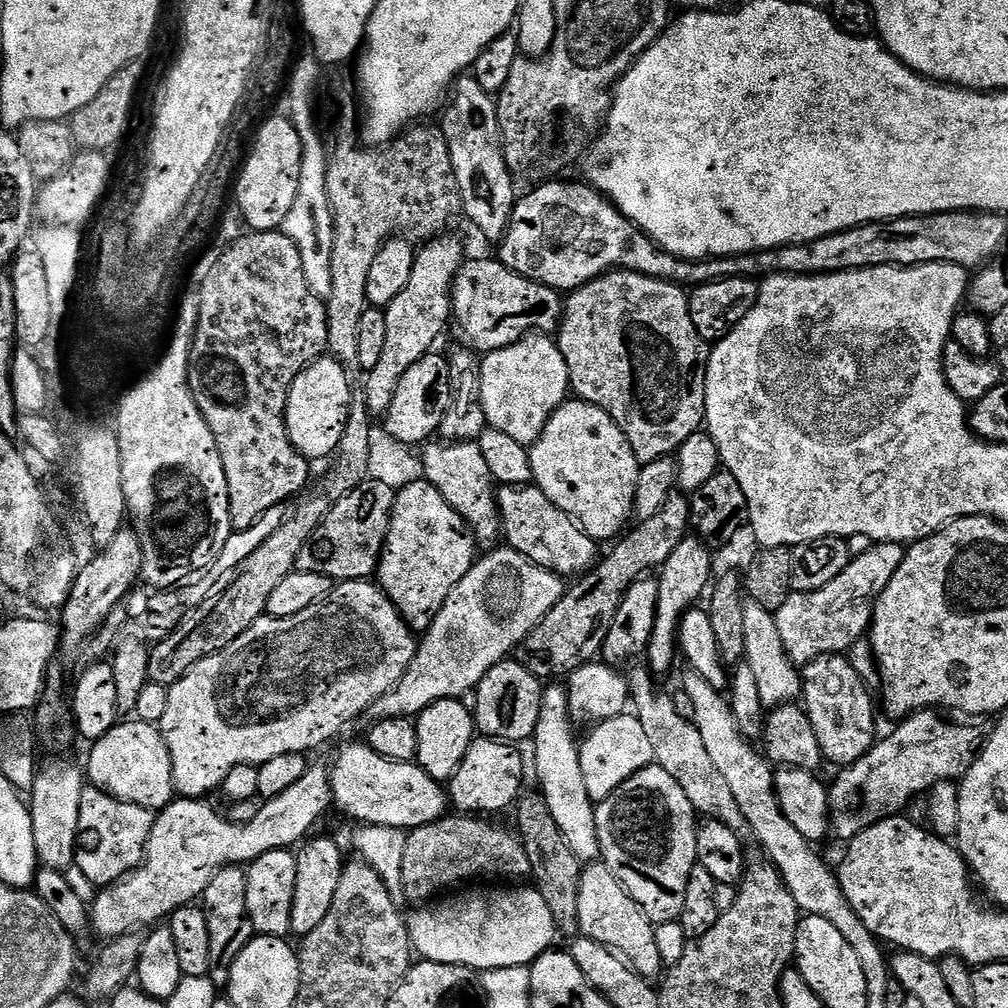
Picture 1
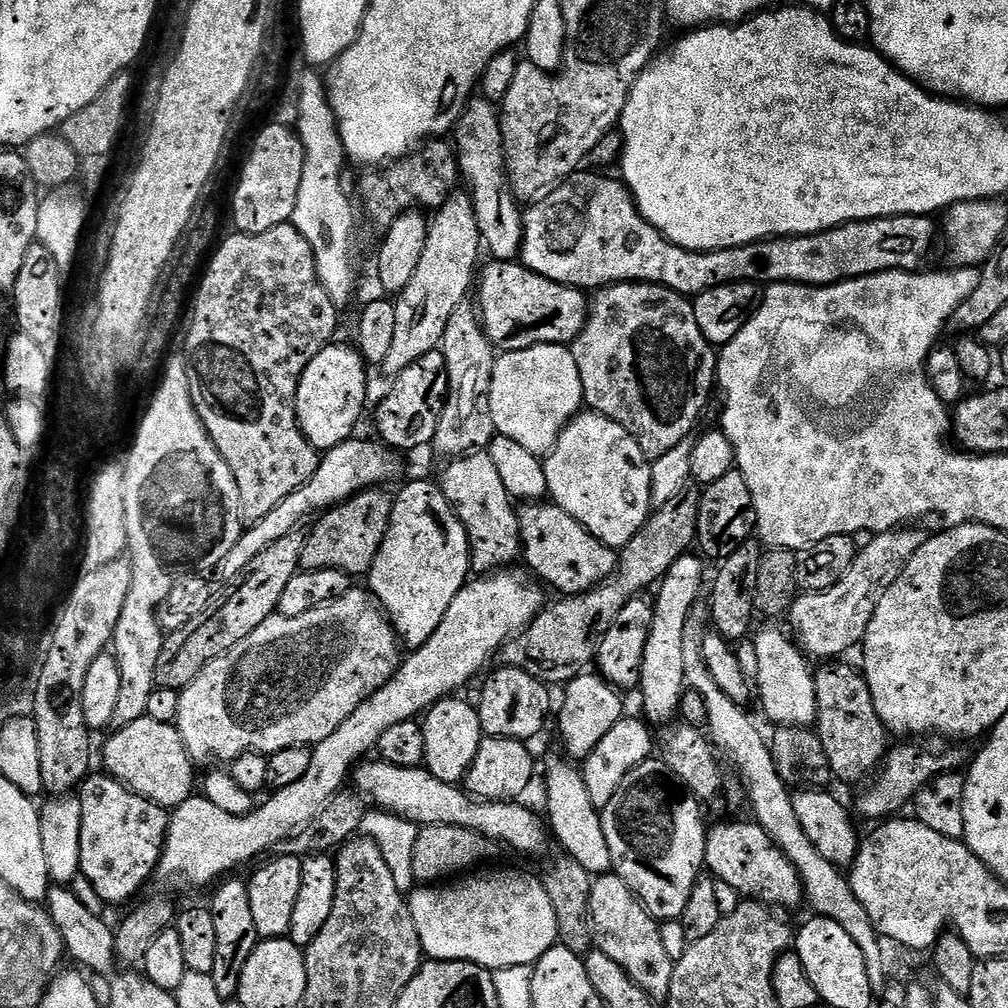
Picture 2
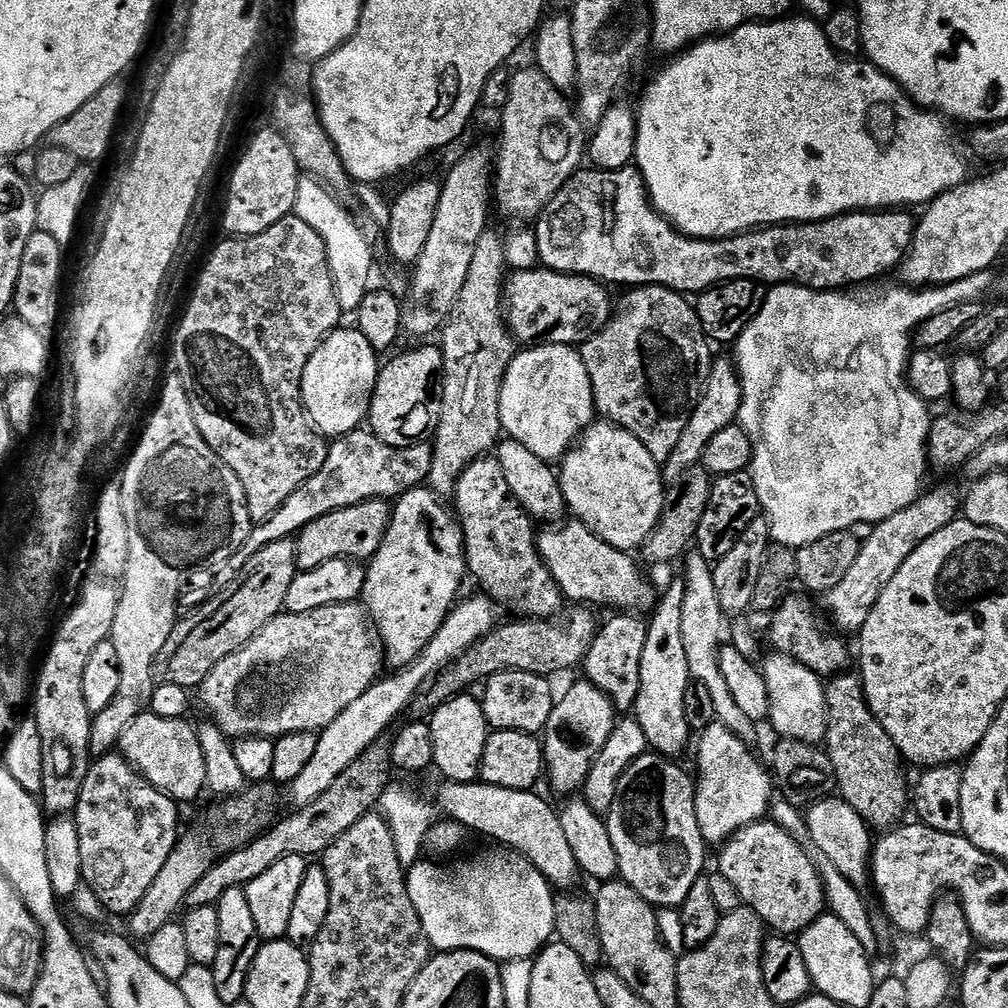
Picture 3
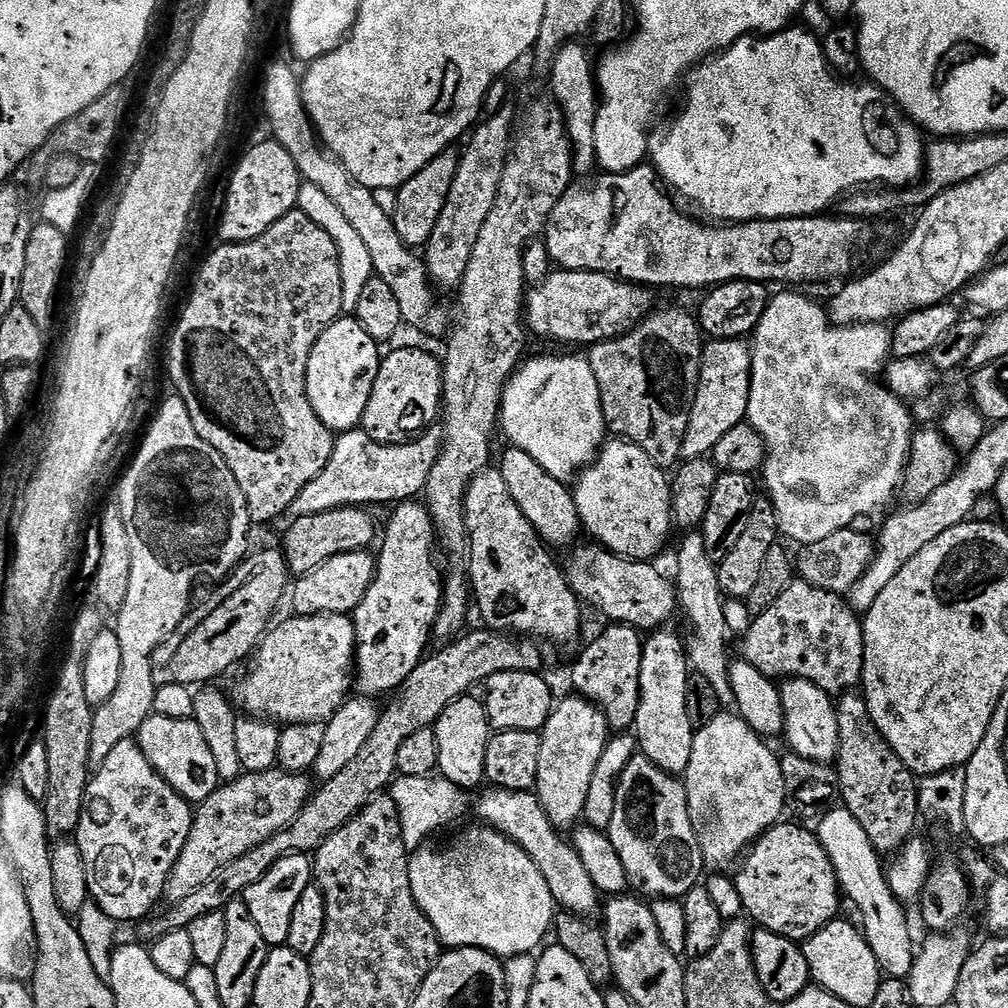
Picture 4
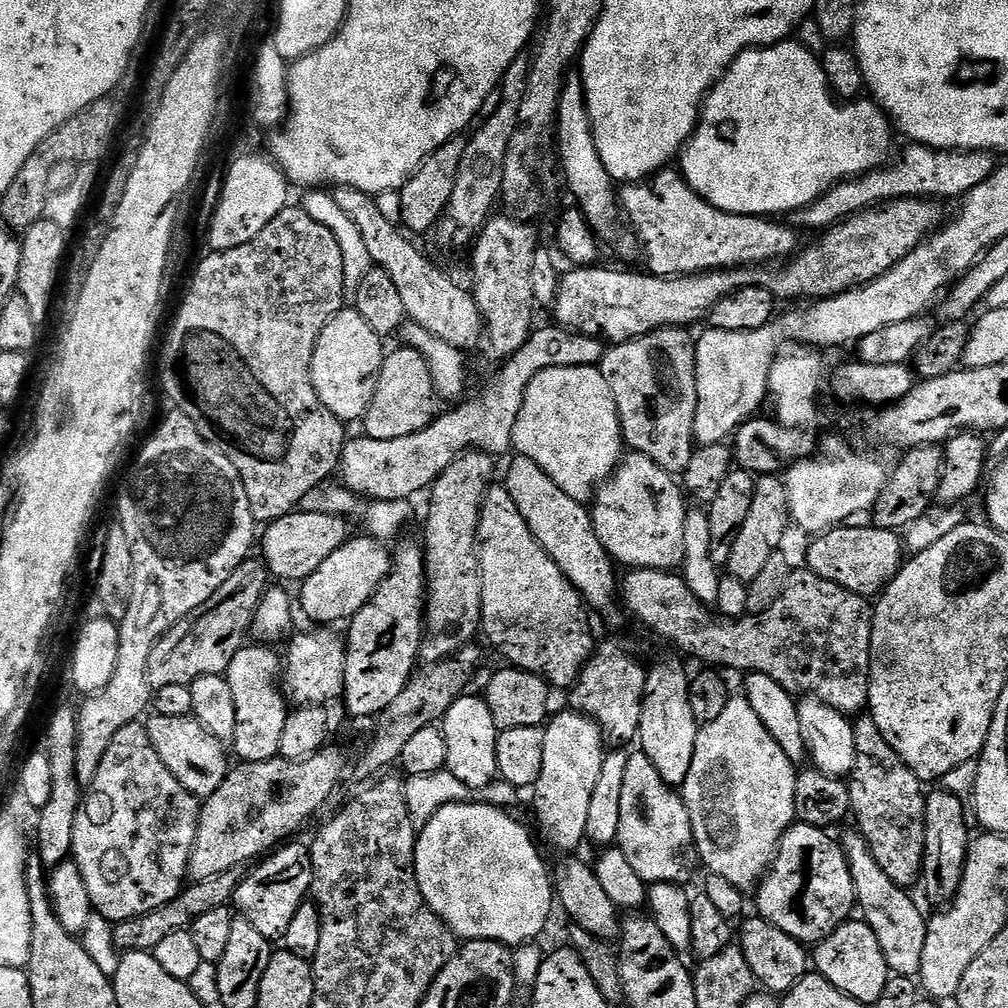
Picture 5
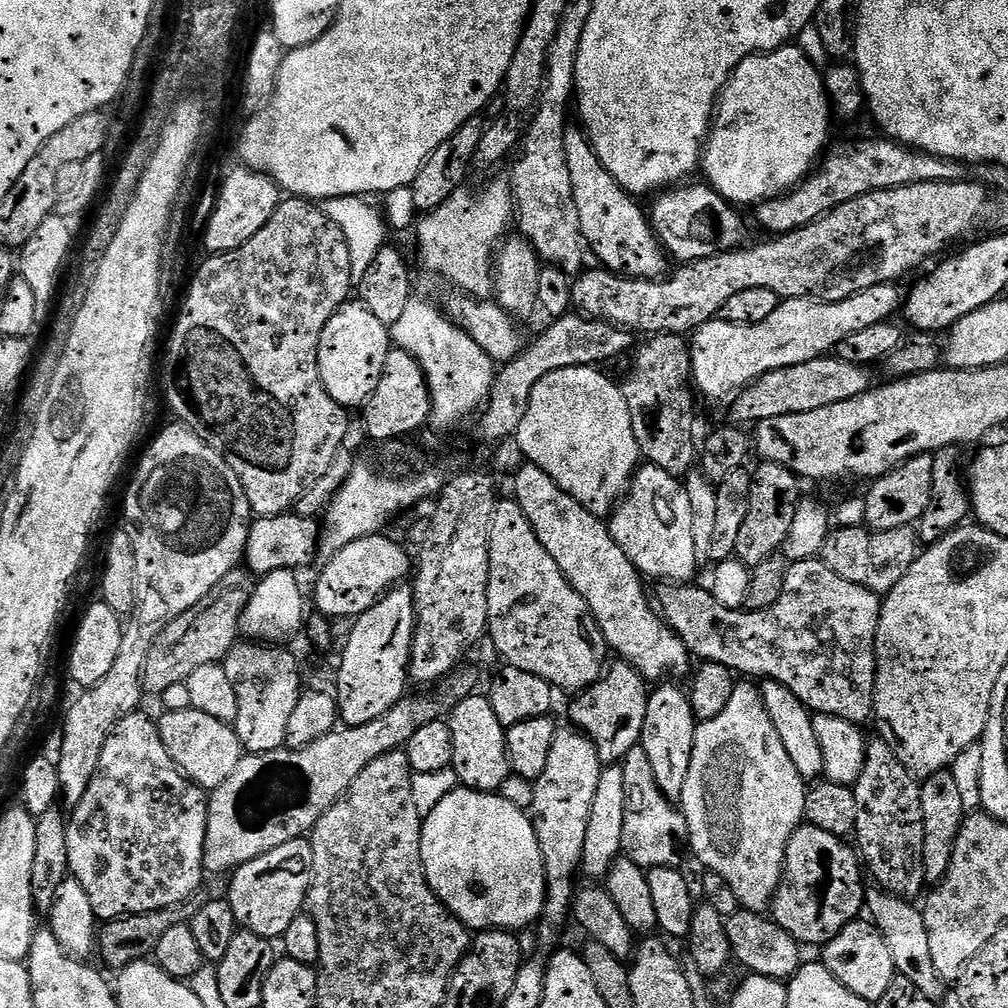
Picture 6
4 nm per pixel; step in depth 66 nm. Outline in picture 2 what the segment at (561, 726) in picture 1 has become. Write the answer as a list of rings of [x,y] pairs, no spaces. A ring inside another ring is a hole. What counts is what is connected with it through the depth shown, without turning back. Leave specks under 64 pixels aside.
[[[557,754],[548,760],[548,773],[544,776],[544,788],[548,791],[548,816],[546,812],[546,823],[550,829],[551,835],[560,839],[563,851],[570,858],[574,858],[574,862],[578,862],[578,866],[582,866],[582,870],[586,870],[594,878],[602,876],[613,871],[612,859],[610,858],[610,845],[606,843],[606,830],[602,830],[602,822],[600,821],[601,809],[594,806],[594,802],[590,802],[590,794],[586,790],[586,782],[584,781],[583,771],[573,761],[565,758],[563,755]]]

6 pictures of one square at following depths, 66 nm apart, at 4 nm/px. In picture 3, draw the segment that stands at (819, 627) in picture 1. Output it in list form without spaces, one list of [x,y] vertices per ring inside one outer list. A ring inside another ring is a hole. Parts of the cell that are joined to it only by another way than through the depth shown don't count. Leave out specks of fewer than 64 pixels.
[[[940,488],[937,492],[927,491],[920,499],[906,506],[906,510],[898,510],[898,514],[875,525],[869,531],[872,533],[868,537],[866,535],[863,537],[858,562],[850,566],[850,574],[846,574],[846,578],[842,578],[842,582],[838,582],[838,586],[834,586],[826,594],[828,608],[832,611],[832,620],[837,624],[835,627],[841,633],[859,633],[866,618],[870,618],[874,602],[878,602],[882,590],[886,590],[890,578],[898,574],[902,562],[906,562],[906,558],[910,558],[910,554],[914,554],[914,550],[918,550],[918,546],[922,546],[926,538],[938,534],[938,530],[952,523],[957,516],[958,500],[952,497],[948,489]]]

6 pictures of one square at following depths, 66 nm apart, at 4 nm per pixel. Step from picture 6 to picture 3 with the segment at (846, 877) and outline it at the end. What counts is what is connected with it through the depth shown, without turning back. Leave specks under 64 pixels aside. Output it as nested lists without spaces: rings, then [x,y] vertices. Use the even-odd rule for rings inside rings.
[[[757,822],[746,826],[741,832],[735,832],[719,849],[719,875],[725,876],[734,890],[738,890],[741,905],[752,908],[754,914],[758,914],[758,918],[762,918],[773,933],[789,938],[806,931],[826,912],[824,879],[820,876],[820,868],[808,857],[809,849],[804,849],[800,844],[803,843],[797,837],[779,828],[775,822]]]

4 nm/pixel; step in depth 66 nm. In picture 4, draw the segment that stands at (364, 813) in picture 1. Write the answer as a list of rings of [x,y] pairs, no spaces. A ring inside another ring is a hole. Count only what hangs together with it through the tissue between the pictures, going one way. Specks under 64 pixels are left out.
[[[493,787],[492,792],[488,792],[480,801],[475,801],[474,812],[480,815],[479,823],[481,825],[495,828],[506,838],[510,838],[518,846],[522,846],[522,850],[526,850],[526,854],[530,854],[530,862],[534,862],[534,866],[538,866],[538,870],[542,870],[542,878],[546,878],[546,886],[550,886],[550,894],[556,899],[557,905],[565,912],[572,912],[575,916],[592,918],[601,911],[602,893],[594,886],[594,878],[590,878],[590,873],[586,871],[586,865],[582,862],[582,858],[578,854],[578,850],[567,839],[562,837],[561,829],[552,825],[550,818],[546,814],[546,810],[542,810],[542,802],[536,797],[535,791],[530,792],[511,792],[505,788]]]

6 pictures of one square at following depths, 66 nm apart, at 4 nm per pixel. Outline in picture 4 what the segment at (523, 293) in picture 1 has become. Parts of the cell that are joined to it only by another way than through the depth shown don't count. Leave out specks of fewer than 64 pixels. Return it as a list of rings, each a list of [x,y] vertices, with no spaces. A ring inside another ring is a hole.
[[[553,270],[527,293],[524,323],[531,335],[533,332],[560,344],[601,344],[637,328],[654,310],[652,296],[653,289],[610,274]]]

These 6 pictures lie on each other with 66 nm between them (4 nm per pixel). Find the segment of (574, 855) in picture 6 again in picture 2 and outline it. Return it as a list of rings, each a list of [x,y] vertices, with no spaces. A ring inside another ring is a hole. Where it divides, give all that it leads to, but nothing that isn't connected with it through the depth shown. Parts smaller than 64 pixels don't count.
[[[581,674],[563,685],[564,701],[559,701],[560,717],[556,728],[560,731],[560,740],[564,743],[563,755],[573,762],[583,762],[591,754],[594,746],[606,736],[610,726],[625,719],[624,700],[619,691],[608,684],[599,674]]]

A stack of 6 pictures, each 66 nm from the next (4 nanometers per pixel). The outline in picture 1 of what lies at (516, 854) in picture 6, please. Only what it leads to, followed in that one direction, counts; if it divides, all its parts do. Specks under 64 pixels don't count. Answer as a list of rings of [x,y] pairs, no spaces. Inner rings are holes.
[[[504,886],[501,892],[460,890],[455,894],[445,895],[427,906],[417,907],[420,909],[413,916],[407,917],[408,933],[412,939],[415,955],[420,960],[439,964],[457,964],[477,969],[481,973],[493,972],[496,968],[531,966],[541,954],[553,947],[552,939],[557,939],[558,936],[556,923],[550,914],[550,906],[546,906],[546,898],[542,898],[539,888],[512,887],[516,886]]]

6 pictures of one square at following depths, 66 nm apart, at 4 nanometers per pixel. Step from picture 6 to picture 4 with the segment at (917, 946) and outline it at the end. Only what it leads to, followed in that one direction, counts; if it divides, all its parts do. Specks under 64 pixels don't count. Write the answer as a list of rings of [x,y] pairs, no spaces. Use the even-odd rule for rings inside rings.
[[[833,806],[819,817],[818,835],[826,854],[830,858],[836,877],[840,880],[840,887],[843,895],[848,896],[856,903],[856,912],[860,915],[858,919],[859,927],[862,929],[866,942],[870,942],[870,950],[874,950],[874,958],[878,958],[880,971],[888,978],[907,978],[912,972],[912,963],[916,961],[914,944],[912,948],[912,932],[908,929],[908,916],[904,913],[905,905],[896,897],[894,890],[890,890],[888,885],[888,873],[886,864],[881,853],[876,851],[874,842],[870,842],[870,837],[866,835],[866,830],[862,830],[862,825],[850,810],[843,806]]]

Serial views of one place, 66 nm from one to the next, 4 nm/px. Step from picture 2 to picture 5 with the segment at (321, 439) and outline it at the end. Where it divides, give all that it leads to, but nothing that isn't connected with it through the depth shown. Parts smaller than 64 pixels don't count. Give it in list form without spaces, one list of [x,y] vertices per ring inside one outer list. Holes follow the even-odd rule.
[[[355,307],[341,308],[338,315],[326,322],[314,346],[312,381],[322,406],[330,414],[345,422],[359,421],[363,417],[376,389],[376,375],[384,365],[384,344],[382,337],[374,334],[370,322],[366,322],[366,318],[362,318],[362,314],[358,314]]]

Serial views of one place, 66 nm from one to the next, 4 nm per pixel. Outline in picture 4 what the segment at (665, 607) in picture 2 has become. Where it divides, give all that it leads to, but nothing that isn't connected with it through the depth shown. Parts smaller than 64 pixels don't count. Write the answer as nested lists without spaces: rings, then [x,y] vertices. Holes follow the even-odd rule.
[[[665,626],[644,640],[640,667],[640,701],[634,725],[639,751],[654,766],[672,776],[683,777],[690,766],[690,750],[694,750],[695,731],[687,714],[687,682],[690,677],[688,649],[676,632]]]

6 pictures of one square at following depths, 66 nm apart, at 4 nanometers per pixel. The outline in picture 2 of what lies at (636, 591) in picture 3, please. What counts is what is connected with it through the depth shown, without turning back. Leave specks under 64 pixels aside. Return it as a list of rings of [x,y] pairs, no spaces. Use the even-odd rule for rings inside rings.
[[[525,503],[519,509],[518,517],[523,563],[549,589],[557,588],[564,596],[576,596],[579,592],[588,592],[596,584],[601,584],[616,569],[617,549],[594,538],[590,530],[583,528],[578,521],[570,518],[570,514],[566,514],[566,510],[556,504]]]

